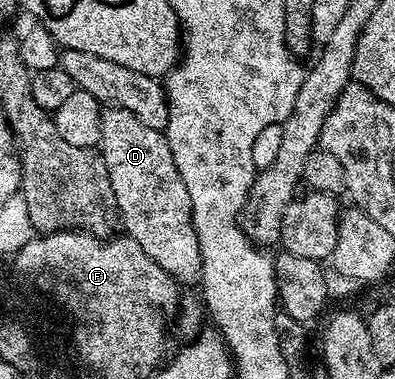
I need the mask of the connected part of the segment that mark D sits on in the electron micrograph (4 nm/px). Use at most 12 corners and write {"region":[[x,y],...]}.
{"region":[[113,105],[100,119],[123,233],[199,283],[190,194],[167,137]]}

